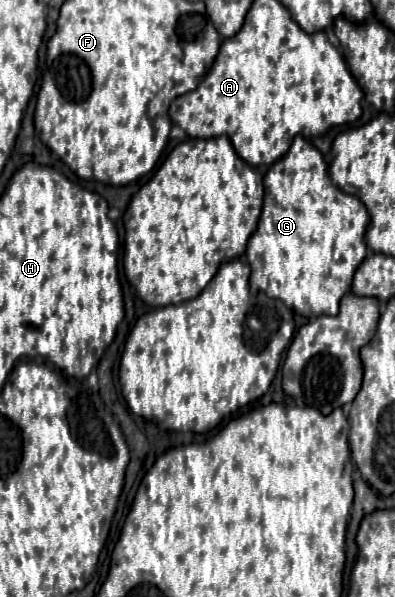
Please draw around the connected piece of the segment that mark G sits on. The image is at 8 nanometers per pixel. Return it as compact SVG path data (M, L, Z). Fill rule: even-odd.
M296 136L288 154L272 164L264 176L264 208L260 214L260 224L246 248L246 260L252 268L252 290L282 300L288 308L296 310L304 318L318 318L320 314L336 316L340 298L352 290L356 268L368 258L368 210L360 198L342 192L330 182L328 166L322 154L308 140Z

